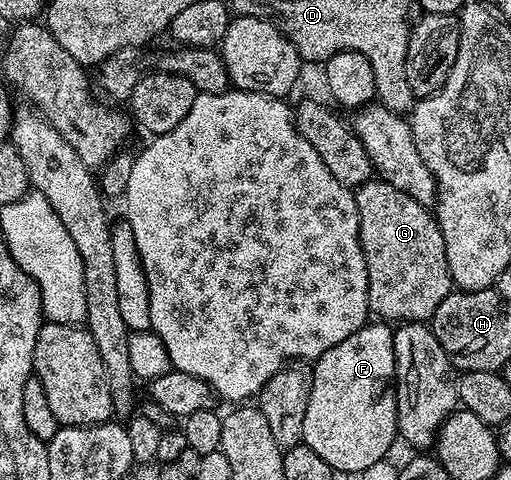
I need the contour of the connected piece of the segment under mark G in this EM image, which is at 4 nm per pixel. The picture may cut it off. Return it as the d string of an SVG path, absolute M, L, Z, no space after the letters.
M379 179L368 180L355 190L355 194L360 220L360 246L366 259L369 310L388 323L431 322L438 303L442 303L442 299L446 299L446 295L454 289L450 267L446 263L446 243L435 216L429 206L410 199L406 191L398 191L398 187L390 187L390 183Z

